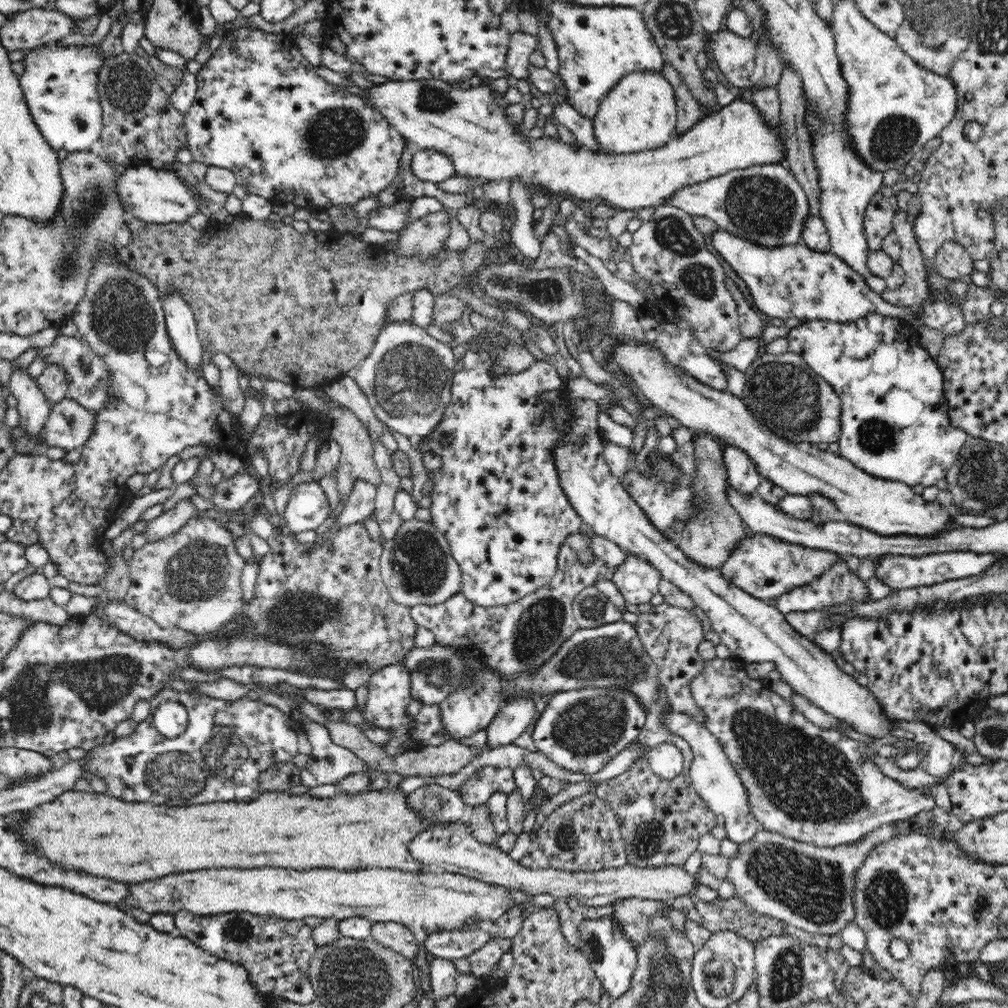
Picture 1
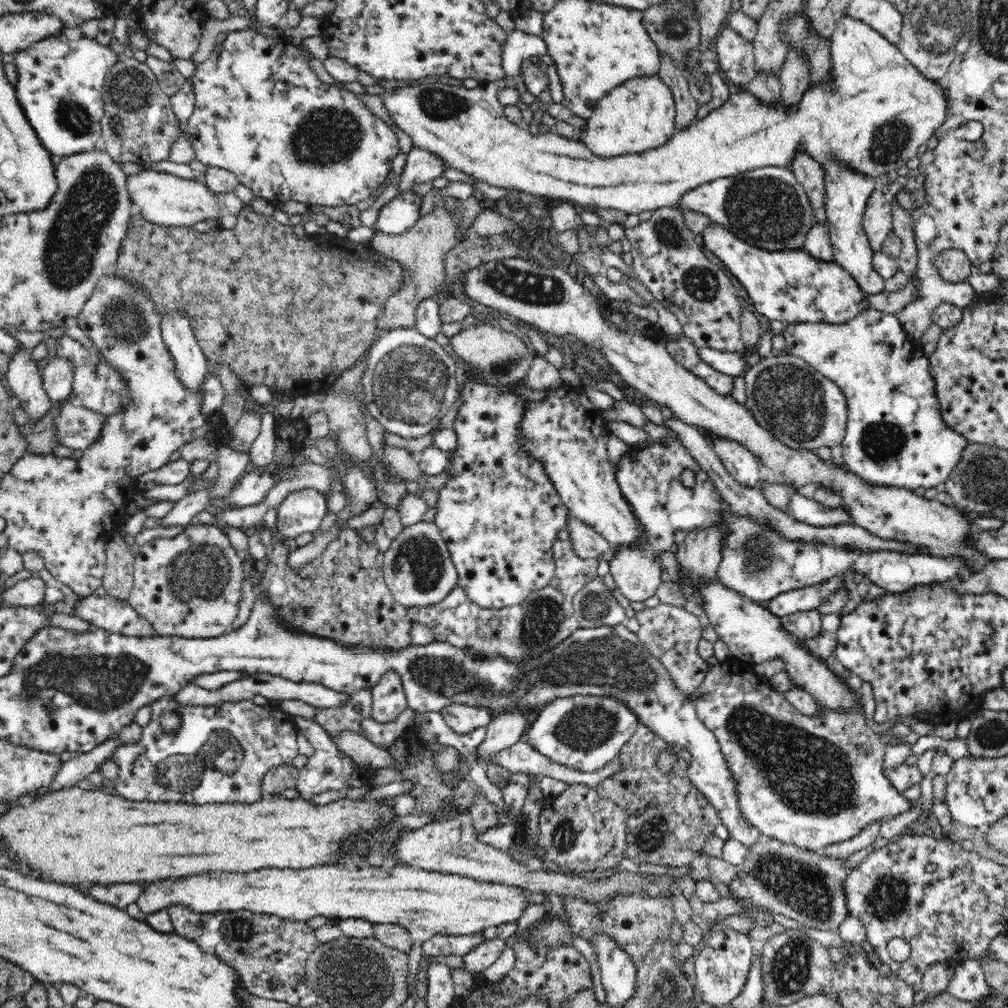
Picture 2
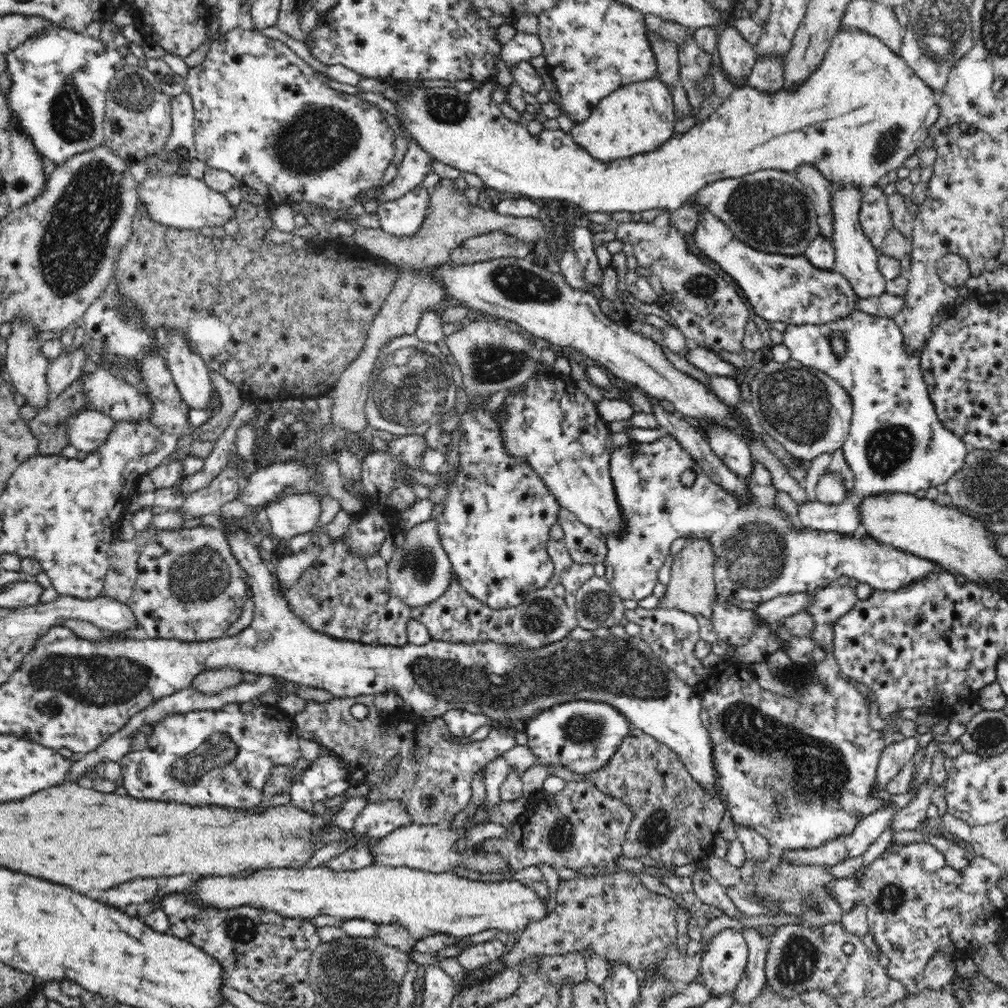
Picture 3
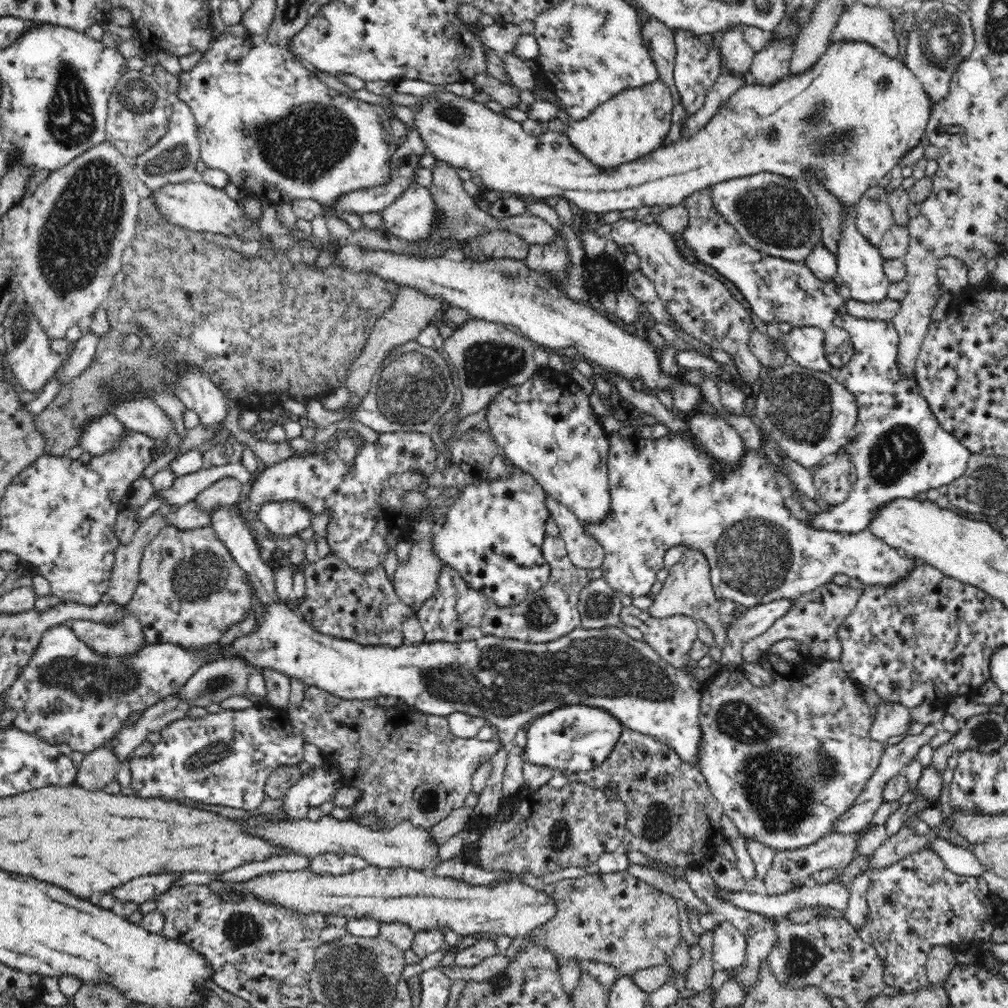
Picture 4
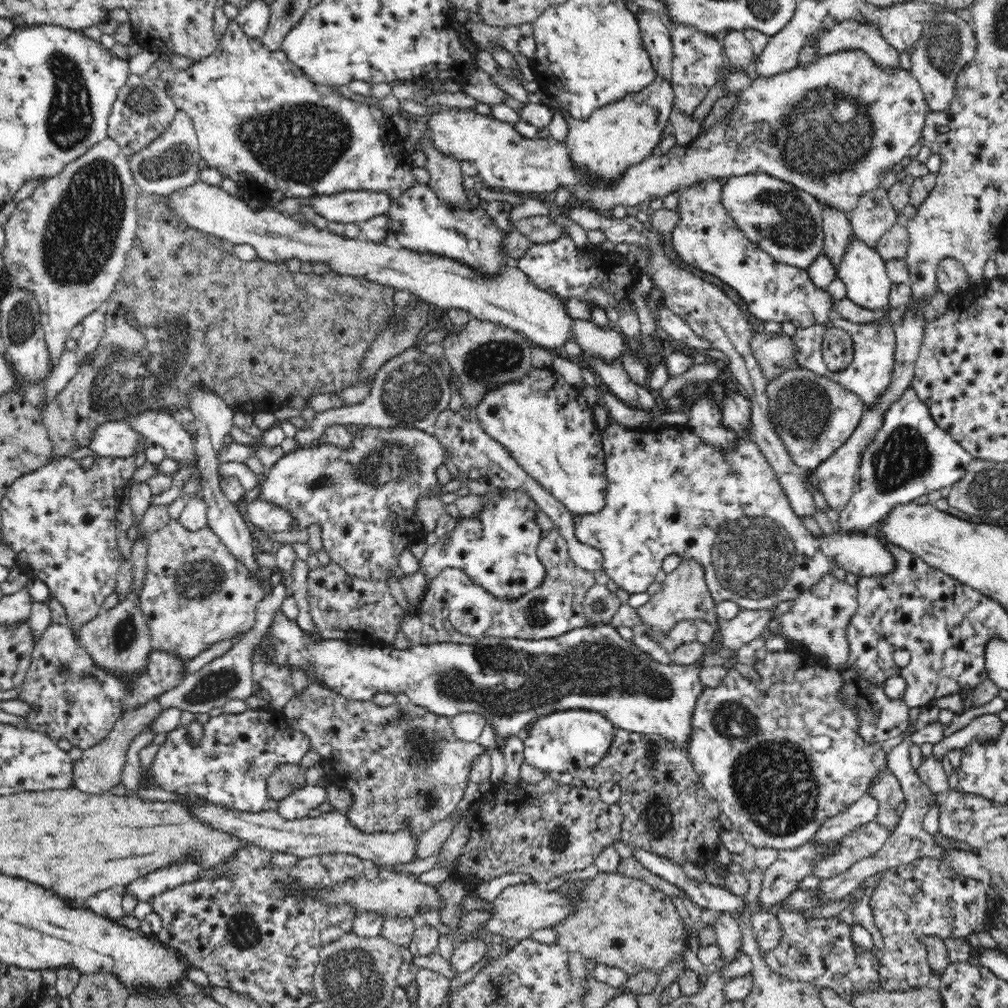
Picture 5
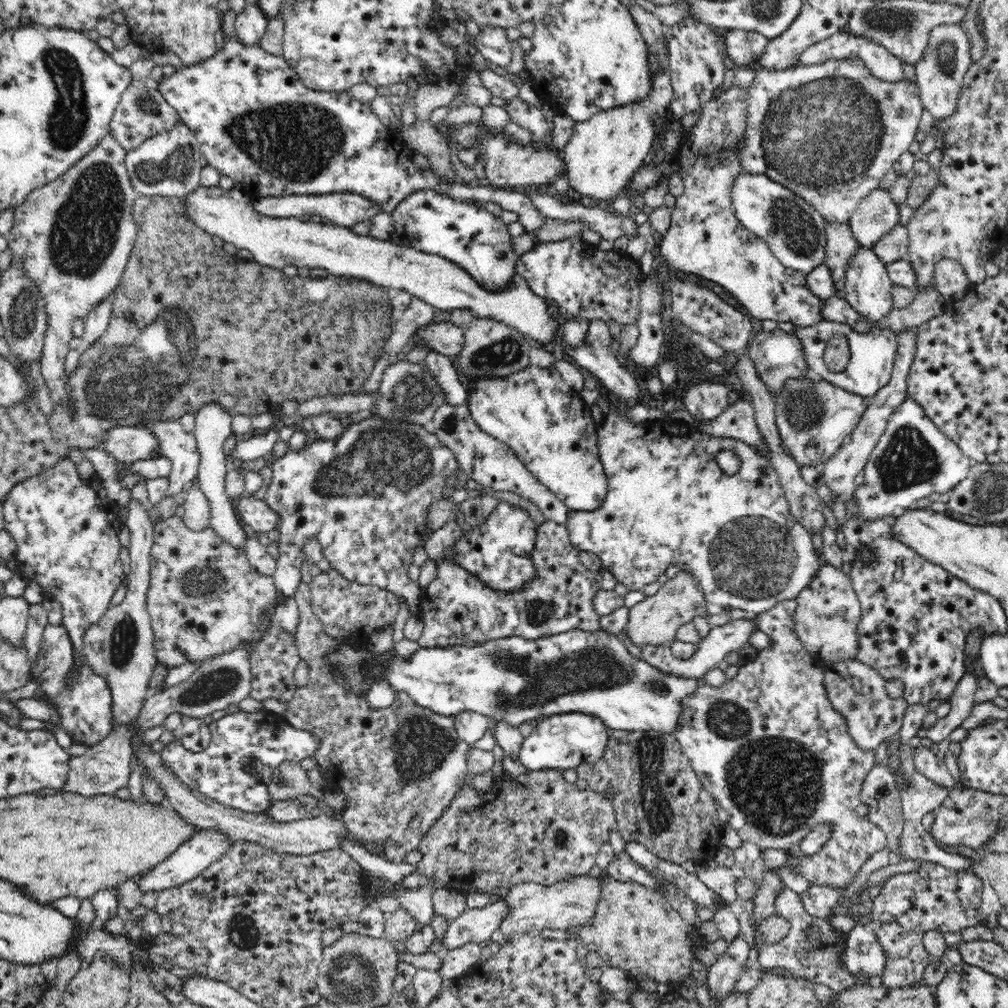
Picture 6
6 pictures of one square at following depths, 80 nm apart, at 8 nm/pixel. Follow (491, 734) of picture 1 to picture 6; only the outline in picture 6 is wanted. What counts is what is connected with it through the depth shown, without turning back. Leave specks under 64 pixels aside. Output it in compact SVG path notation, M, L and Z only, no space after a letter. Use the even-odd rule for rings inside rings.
M300 582L297 586L297 591L294 597L298 603L300 613L300 622L298 623L298 628L295 634L297 647L301 660L306 661L306 663L310 665L310 674L308 683L304 687L298 688L298 692L292 698L292 701L287 703L288 714L285 719L293 728L310 732L314 737L316 737L316 739L318 739L318 741L320 741L320 750L316 752L313 758L316 759L318 770L320 770L325 782L324 787L338 789L338 791L342 791L342 793L346 795L347 806L340 813L342 815L341 818L343 819L343 823L345 824L346 829L348 829L349 836L352 837L356 843L362 846L367 847L368 845L374 845L374 847L378 849L378 854L385 860L395 863L403 862L404 857L409 852L418 849L420 838L423 838L424 834L428 832L428 828L437 822L437 819L442 815L442 812L445 809L448 809L448 806L452 803L452 798L458 794L460 786L464 784L464 780L466 780L468 773L467 752L471 748L471 745L460 739L454 717L438 715L431 712L429 709L419 707L404 691L399 691L396 694L396 699L389 708L375 709L371 708L371 705L368 703L368 691L365 691L364 693L360 693L360 691L350 693L350 691L348 691L348 685L346 685L346 679L343 681L334 680L334 672L332 672L332 668L324 664L324 654L326 654L326 650L328 650L330 640L328 640L328 636L325 636L323 622L313 611L311 603L312 596L309 586Z

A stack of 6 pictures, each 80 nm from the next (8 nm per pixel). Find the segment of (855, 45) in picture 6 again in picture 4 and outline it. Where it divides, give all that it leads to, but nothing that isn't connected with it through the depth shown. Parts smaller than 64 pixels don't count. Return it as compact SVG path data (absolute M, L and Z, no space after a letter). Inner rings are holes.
M850 2L850 6L840 15L828 46L842 41L868 43L888 58L899 58L898 39L894 23L890 21L890 12L878 7Z

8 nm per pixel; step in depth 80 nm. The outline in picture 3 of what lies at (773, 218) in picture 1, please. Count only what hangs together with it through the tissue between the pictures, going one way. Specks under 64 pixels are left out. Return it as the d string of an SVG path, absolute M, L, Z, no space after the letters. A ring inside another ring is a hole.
M764 169L747 174L746 177L727 178L722 181L712 182L697 194L691 197L688 205L706 206L710 213L716 215L724 222L742 242L752 249L766 254L780 256L804 256L810 242L820 236L817 222L816 204L808 197L806 188L794 173L785 173L779 170Z

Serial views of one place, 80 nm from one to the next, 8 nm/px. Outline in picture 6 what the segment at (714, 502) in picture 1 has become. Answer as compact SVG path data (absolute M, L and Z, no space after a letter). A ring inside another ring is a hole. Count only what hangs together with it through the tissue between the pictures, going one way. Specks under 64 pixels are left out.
M680 571L675 578L668 579L656 594L646 596L642 602L628 608L628 622L622 628L624 638L640 648L644 645L668 646L680 626L690 623L695 616L708 618L706 599L698 588L696 579L690 573Z

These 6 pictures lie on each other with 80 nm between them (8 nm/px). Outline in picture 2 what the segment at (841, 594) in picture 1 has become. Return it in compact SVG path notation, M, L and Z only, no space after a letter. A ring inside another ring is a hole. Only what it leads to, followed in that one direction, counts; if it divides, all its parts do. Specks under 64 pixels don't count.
M842 576L828 579L816 586L778 594L776 598L766 602L764 606L777 617L788 616L800 611L814 610L826 600L826 596L830 596L838 588L843 588Z

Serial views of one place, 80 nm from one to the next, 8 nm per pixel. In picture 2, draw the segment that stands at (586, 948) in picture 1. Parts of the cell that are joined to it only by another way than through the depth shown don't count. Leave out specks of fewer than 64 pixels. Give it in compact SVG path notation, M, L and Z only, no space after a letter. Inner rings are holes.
M608 935L591 940L600 957L601 983L609 1007L621 1007L636 992L637 967Z

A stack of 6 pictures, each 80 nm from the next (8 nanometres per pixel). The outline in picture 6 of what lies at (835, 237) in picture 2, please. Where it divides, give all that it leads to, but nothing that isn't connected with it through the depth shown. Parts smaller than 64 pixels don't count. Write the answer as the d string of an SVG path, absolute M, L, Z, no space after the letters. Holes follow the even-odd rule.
M862 247L845 272L845 292L842 295L850 303L852 309L864 318L864 321L875 325L871 331L876 332L876 330L882 330L878 324L893 309L893 286L886 266L876 257L876 254L873 254L871 249Z

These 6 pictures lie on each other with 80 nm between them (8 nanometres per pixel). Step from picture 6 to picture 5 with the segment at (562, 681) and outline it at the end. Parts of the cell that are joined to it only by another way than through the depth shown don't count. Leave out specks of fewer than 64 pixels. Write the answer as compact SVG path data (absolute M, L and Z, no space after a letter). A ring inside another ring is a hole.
M278 611L274 617L271 629L271 642L269 646L269 652L271 652L271 658L274 663L278 665L290 665L292 669L304 669L308 673L309 679L318 679L322 681L326 687L329 687L335 694L344 696L346 699L356 701L368 701L378 692L388 692L396 696L399 693L406 694L412 703L428 710L430 713L452 718L456 714L461 713L475 713L481 715L489 724L494 728L496 732L496 740L498 748L503 752L505 737L518 735L523 729L528 729L533 721L536 721L540 717L550 715L552 713L564 711L564 710L588 710L602 714L604 718L608 719L608 722L612 723L615 729L626 730L636 732L639 734L656 734L662 736L668 741L678 745L680 747L688 747L689 735L692 735L692 714L696 700L700 697L702 691L705 690L699 680L698 668L696 666L676 665L665 666L658 662L652 661L652 658L634 643L627 642L620 637L620 634L614 627L610 625L595 625L594 627L579 628L569 630L566 634L561 634L556 638L540 638L540 640L528 640L522 638L494 638L494 637L482 637L474 641L472 645L456 644L456 643L434 643L431 645L415 644L408 650L396 650L391 645L385 645L383 647L352 645L348 641L340 639L324 639L323 641L314 641L312 637L308 637L298 625L296 621L290 621L288 617L284 616L282 611Z

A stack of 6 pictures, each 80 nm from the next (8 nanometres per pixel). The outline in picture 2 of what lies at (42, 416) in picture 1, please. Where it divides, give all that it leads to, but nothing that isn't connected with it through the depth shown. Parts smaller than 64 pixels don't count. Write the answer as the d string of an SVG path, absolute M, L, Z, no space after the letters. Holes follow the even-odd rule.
M20 342L14 354L10 354L8 370L5 373L10 390L18 397L21 407L28 413L29 420L42 418L50 410L53 400L43 385L39 360L34 359L33 350Z

